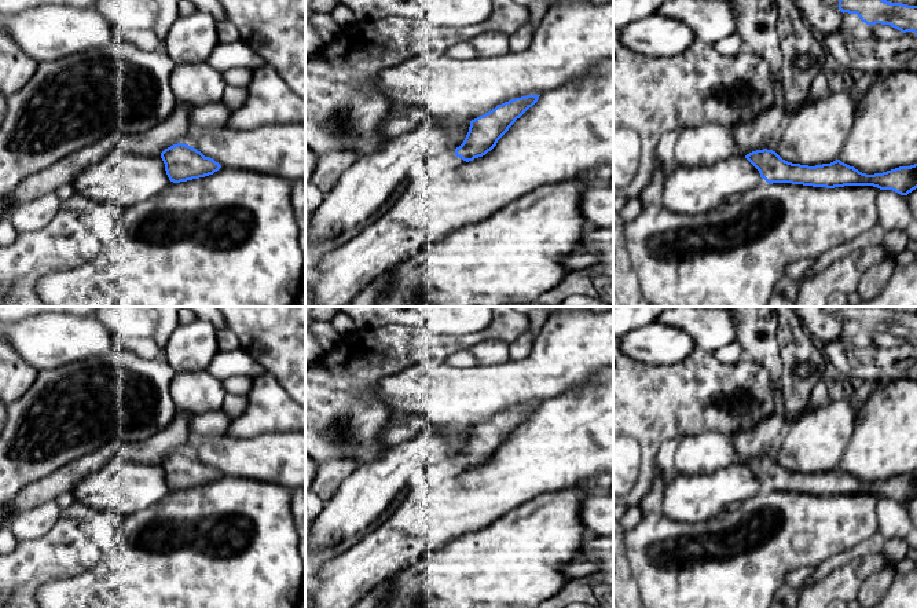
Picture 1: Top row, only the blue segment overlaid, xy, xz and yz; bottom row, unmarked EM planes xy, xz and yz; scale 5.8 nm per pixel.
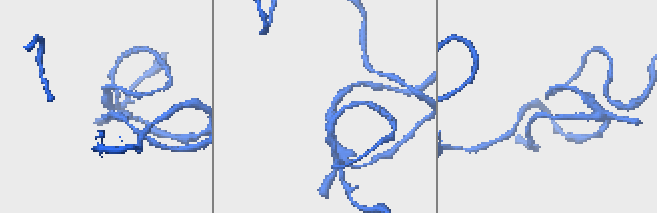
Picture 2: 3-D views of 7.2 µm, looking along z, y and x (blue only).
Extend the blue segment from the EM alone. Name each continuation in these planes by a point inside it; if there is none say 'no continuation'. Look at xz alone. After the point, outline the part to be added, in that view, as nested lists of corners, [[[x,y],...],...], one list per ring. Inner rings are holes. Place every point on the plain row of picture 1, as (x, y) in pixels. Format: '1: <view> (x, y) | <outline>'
no continuation

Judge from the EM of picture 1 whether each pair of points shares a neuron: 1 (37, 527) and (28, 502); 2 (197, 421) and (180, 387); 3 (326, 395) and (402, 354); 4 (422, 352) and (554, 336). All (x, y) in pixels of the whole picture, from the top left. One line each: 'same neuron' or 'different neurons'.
1: different neurons
2: different neurons
3: same neuron
4: different neurons

